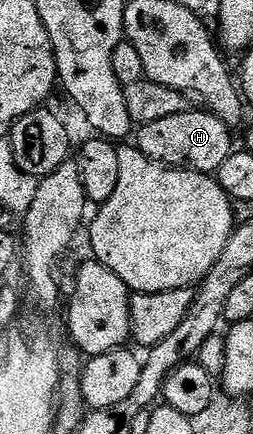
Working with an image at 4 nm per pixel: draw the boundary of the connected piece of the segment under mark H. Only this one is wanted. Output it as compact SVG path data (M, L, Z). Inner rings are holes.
M213 109L174 110L171 114L162 114L154 118L142 130L141 149L159 160L183 158L186 164L202 164L198 162L214 162L220 164L232 153L230 146L231 123L222 119L220 113Z

